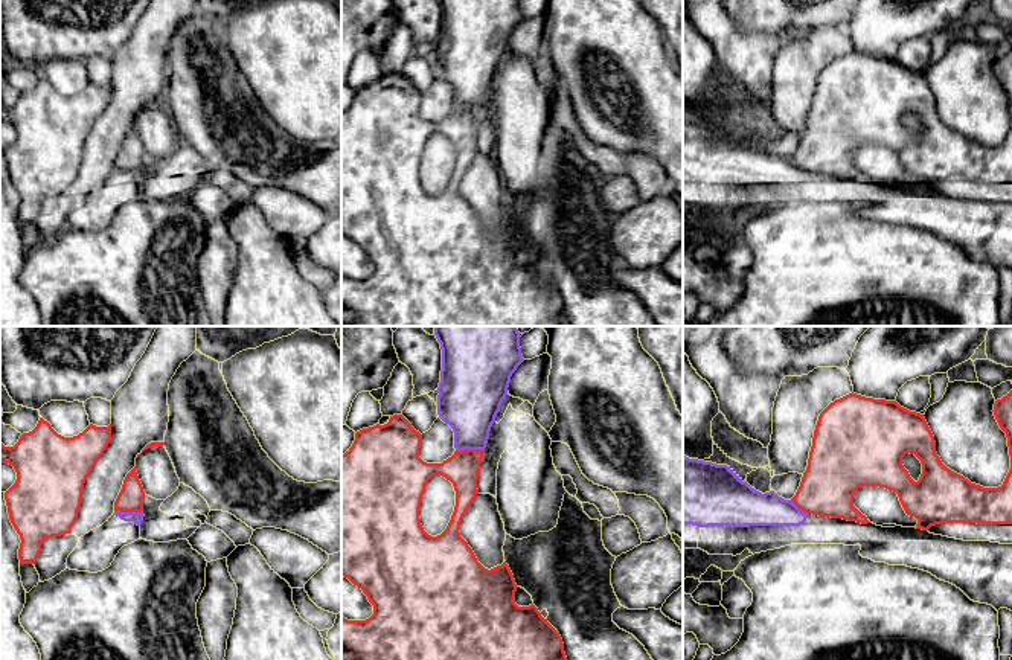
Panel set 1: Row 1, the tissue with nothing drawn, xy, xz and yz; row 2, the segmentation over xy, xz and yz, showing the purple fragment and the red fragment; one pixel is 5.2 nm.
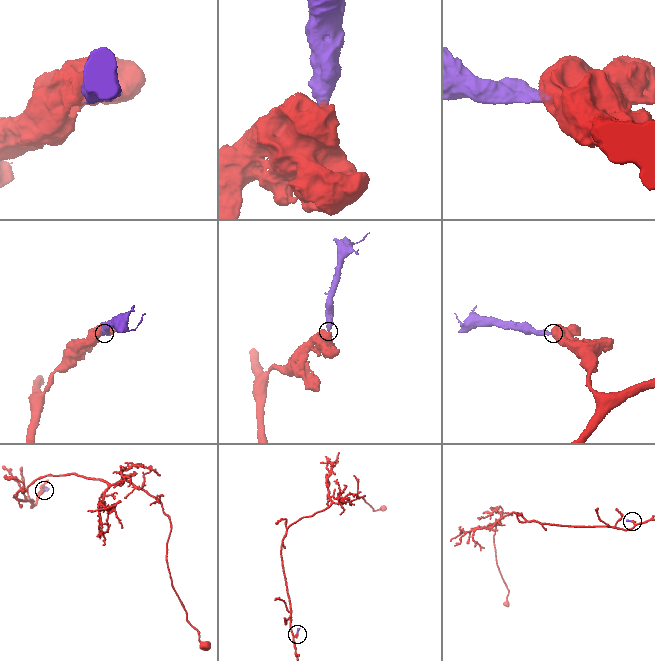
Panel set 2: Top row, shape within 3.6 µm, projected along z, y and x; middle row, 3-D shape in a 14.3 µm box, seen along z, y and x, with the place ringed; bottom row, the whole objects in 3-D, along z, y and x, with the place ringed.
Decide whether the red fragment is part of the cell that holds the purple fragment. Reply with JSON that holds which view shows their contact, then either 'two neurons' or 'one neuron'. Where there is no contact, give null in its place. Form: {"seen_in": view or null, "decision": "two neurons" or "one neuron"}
{"seen_in": "xy", "decision": "two neurons"}

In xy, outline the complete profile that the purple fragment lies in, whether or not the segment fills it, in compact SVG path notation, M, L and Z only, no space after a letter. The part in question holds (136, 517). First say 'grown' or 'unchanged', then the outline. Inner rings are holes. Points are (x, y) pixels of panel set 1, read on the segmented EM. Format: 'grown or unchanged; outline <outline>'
grown; outline M114 511L102 526L79 538L67 558L67 569L90 573L108 569L123 546L140 540L143 517L143 512Z

